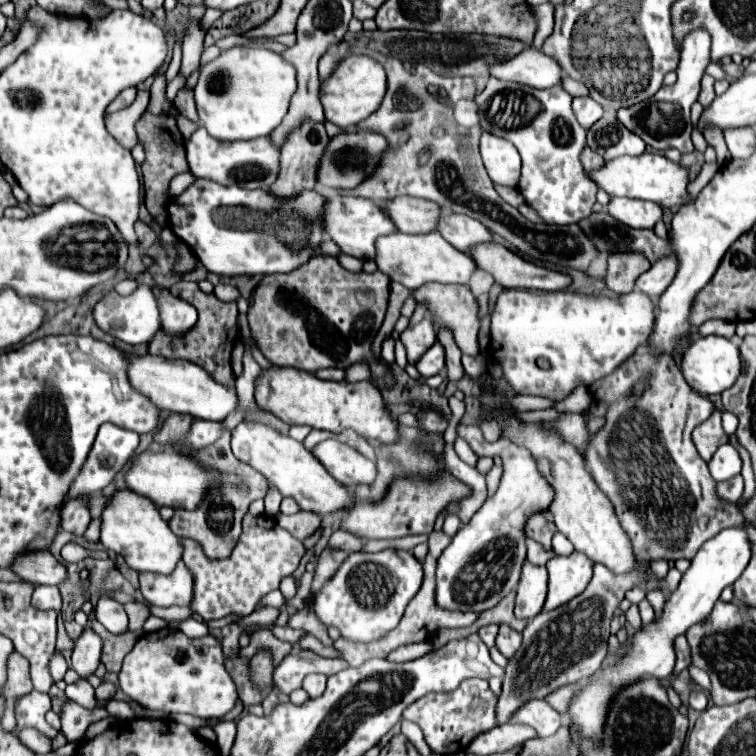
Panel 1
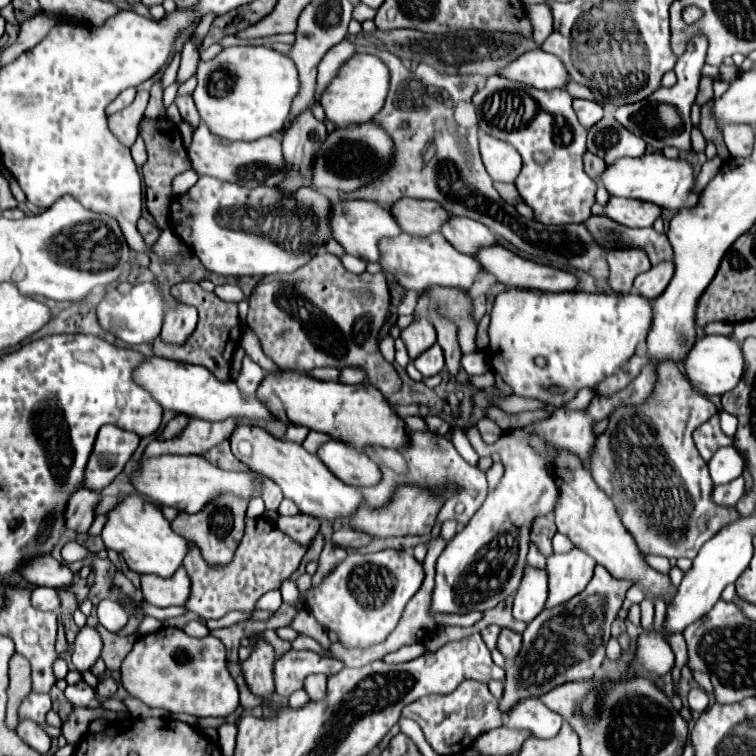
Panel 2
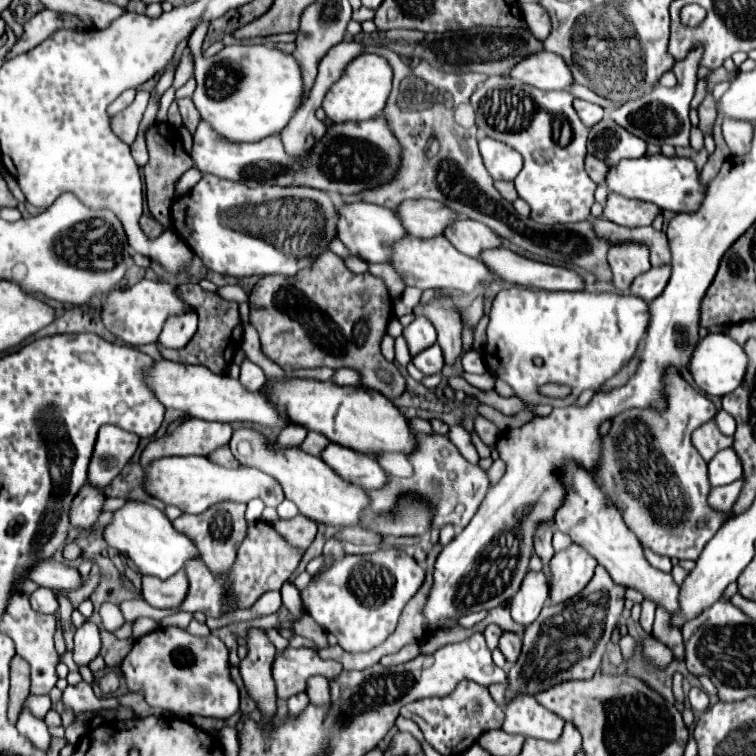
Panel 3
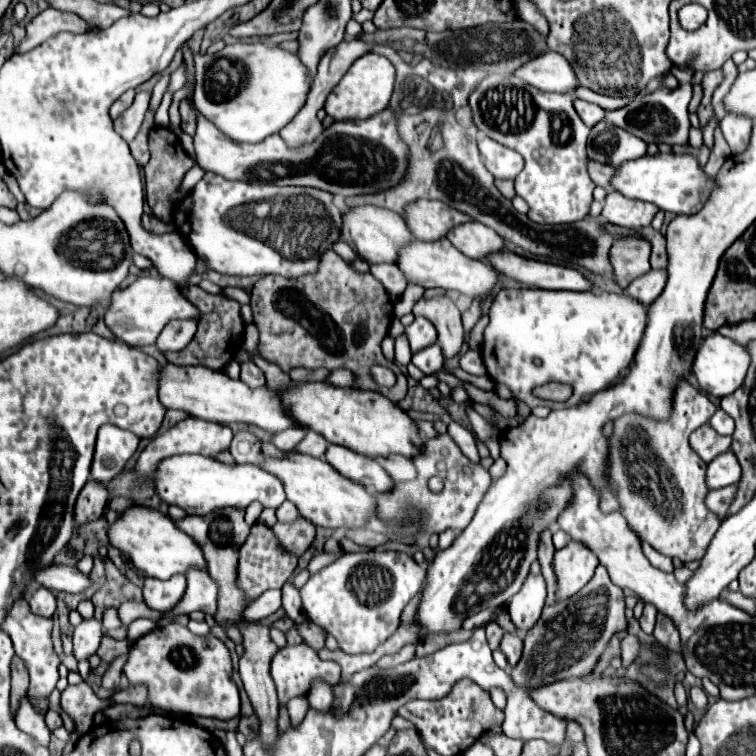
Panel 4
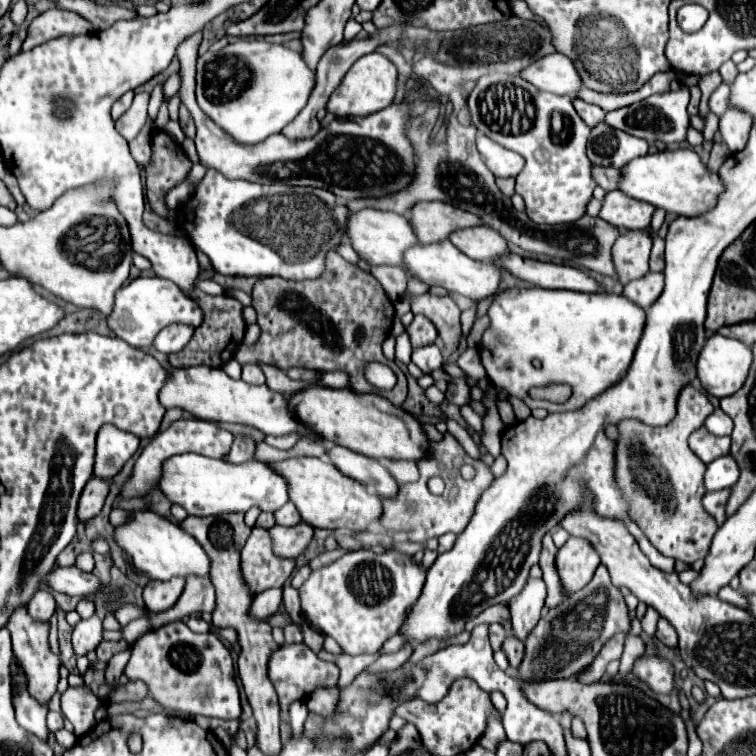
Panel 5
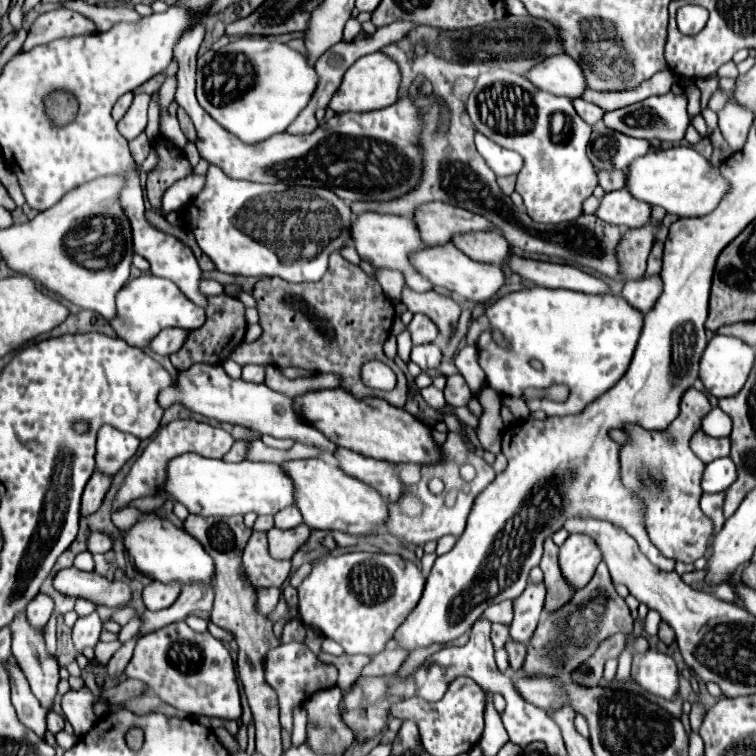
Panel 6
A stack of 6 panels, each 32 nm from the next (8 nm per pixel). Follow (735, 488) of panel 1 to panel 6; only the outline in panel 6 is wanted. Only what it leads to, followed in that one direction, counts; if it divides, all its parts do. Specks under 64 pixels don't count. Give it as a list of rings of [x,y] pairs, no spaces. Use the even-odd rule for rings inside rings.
[[[716,492],[716,494],[704,494],[700,500],[700,506],[704,510],[706,516],[712,518],[714,522],[714,532],[718,532],[722,528],[722,524],[726,522],[724,514],[722,514],[722,506],[724,506],[724,494],[726,492]]]

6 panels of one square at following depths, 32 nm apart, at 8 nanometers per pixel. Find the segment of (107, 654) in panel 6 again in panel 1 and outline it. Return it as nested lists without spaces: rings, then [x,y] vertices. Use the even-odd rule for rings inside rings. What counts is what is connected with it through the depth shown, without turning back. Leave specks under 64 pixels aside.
[[[98,620],[92,622],[92,630],[100,636],[102,640],[102,664],[106,666],[108,672],[120,672],[122,660],[124,656],[134,648],[136,640],[140,640],[140,636],[144,634],[142,630],[134,630],[134,632],[124,632],[124,634],[110,634]]]

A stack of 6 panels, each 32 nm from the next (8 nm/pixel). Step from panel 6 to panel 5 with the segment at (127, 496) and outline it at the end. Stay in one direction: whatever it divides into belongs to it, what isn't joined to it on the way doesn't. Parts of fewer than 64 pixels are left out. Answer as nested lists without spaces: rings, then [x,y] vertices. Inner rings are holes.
[[[198,418],[174,422],[168,430],[158,432],[150,440],[150,444],[142,450],[142,454],[138,456],[138,460],[134,464],[132,476],[130,476],[130,480],[124,486],[124,494],[122,496],[124,498],[134,498],[134,496],[140,496],[140,494],[148,492],[148,488],[156,486],[158,480],[160,480],[162,462],[168,460],[170,456],[186,454],[186,452],[196,452],[196,454],[202,454],[202,456],[208,456],[208,458],[222,458],[224,454],[228,454],[228,448],[232,446],[232,440],[234,440],[232,432],[216,426],[214,422],[204,422],[204,420],[198,420]]]

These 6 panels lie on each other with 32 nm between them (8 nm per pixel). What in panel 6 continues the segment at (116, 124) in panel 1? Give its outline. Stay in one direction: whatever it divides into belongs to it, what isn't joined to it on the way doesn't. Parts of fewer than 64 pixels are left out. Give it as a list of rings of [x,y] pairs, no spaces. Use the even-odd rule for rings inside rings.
[[[136,94],[128,112],[118,120],[118,130],[124,134],[126,140],[136,138],[146,128],[148,104],[150,104],[150,94]]]

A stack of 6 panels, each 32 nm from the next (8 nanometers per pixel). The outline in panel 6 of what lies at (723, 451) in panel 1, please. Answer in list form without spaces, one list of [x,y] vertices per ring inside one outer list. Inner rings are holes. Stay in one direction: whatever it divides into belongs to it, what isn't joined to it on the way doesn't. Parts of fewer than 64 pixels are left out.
[[[718,458],[716,462],[710,462],[704,470],[702,488],[704,492],[722,492],[736,480],[736,466],[734,462],[726,458]]]

